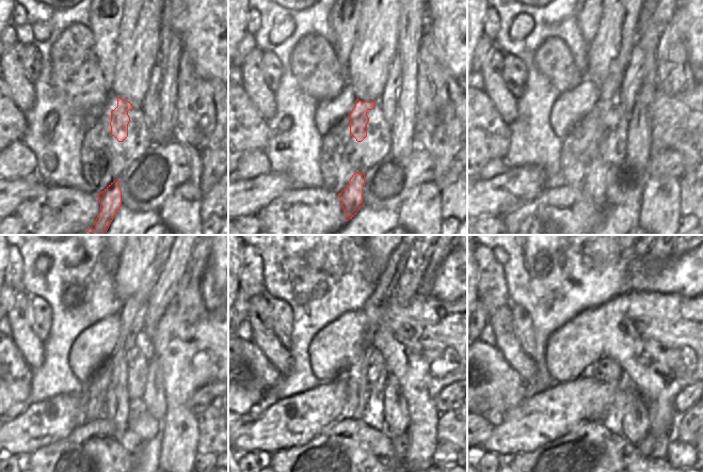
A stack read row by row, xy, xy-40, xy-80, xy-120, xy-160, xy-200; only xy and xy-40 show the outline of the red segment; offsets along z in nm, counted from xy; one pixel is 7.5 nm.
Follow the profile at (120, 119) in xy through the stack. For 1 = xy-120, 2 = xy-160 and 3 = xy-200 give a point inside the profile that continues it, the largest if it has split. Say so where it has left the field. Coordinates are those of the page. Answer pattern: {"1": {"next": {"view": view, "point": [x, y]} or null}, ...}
{"1": {"next": {"view": "xy-120", "point": [132, 314]}}, "2": {"next": {"view": "xy-160", "point": [358, 391]}}, "3": {"next": {"view": "xy-200", "point": [637, 256]}}}

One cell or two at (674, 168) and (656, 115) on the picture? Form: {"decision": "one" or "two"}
{"decision": "two"}

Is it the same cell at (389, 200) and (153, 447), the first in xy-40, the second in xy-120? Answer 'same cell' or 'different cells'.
different cells

